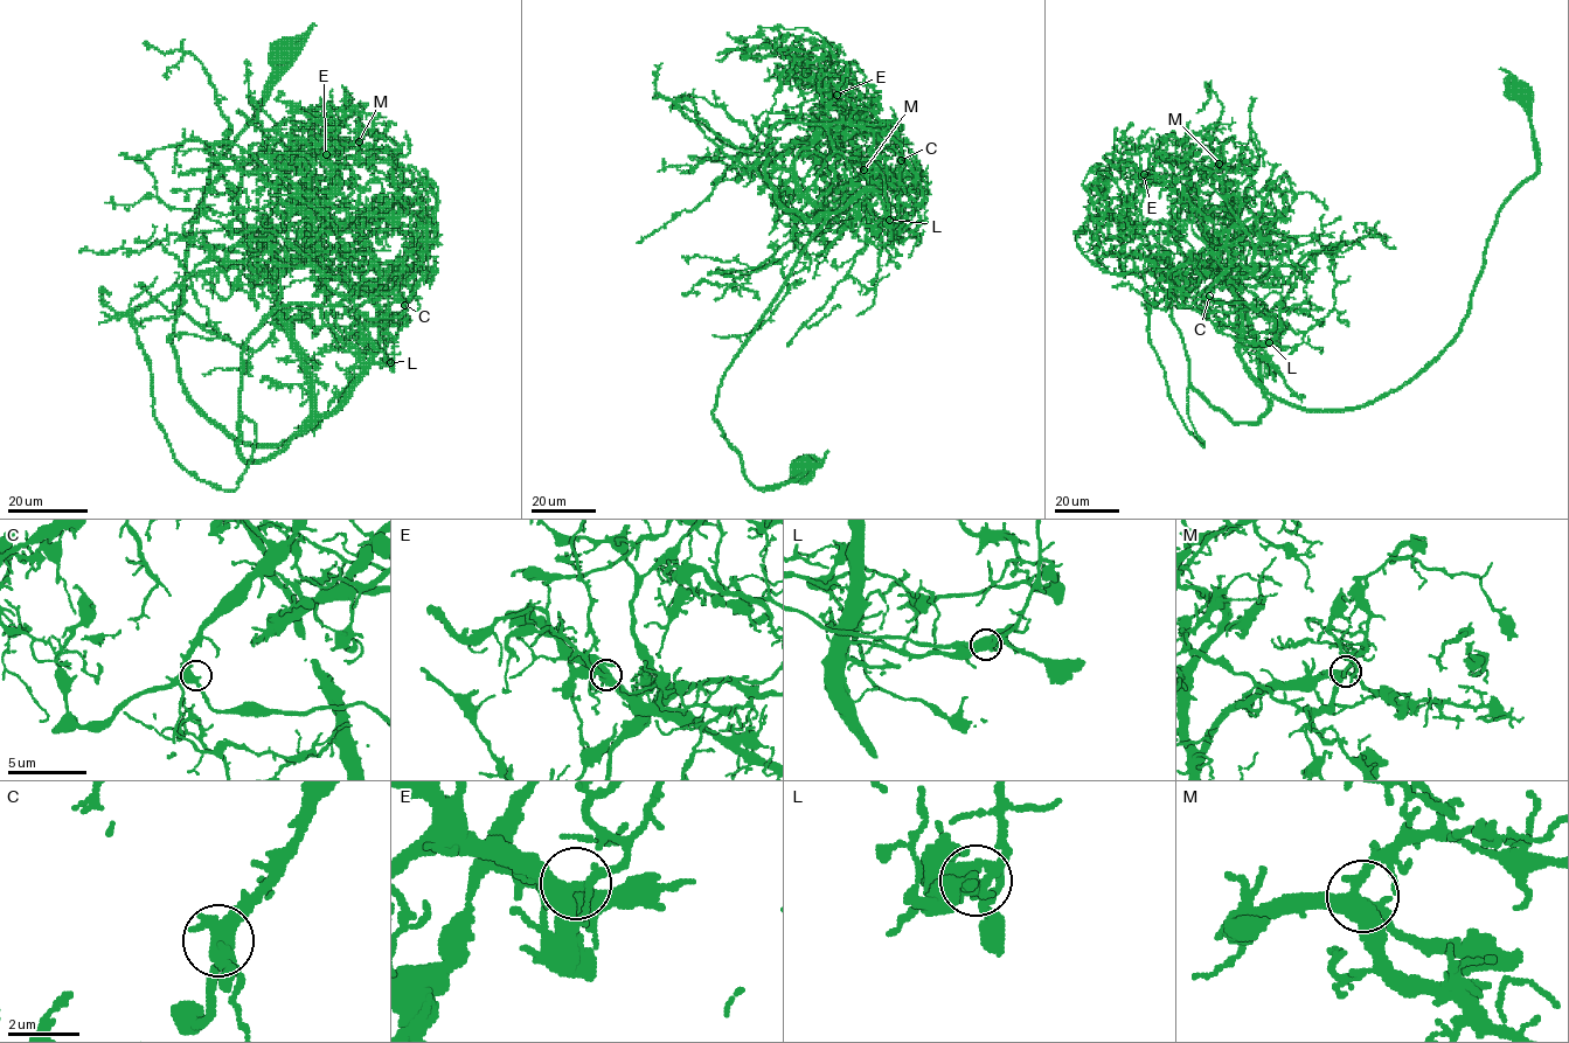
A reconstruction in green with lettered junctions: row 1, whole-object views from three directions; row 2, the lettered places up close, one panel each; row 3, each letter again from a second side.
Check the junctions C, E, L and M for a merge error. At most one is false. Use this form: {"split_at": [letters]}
{"split_at": []}

